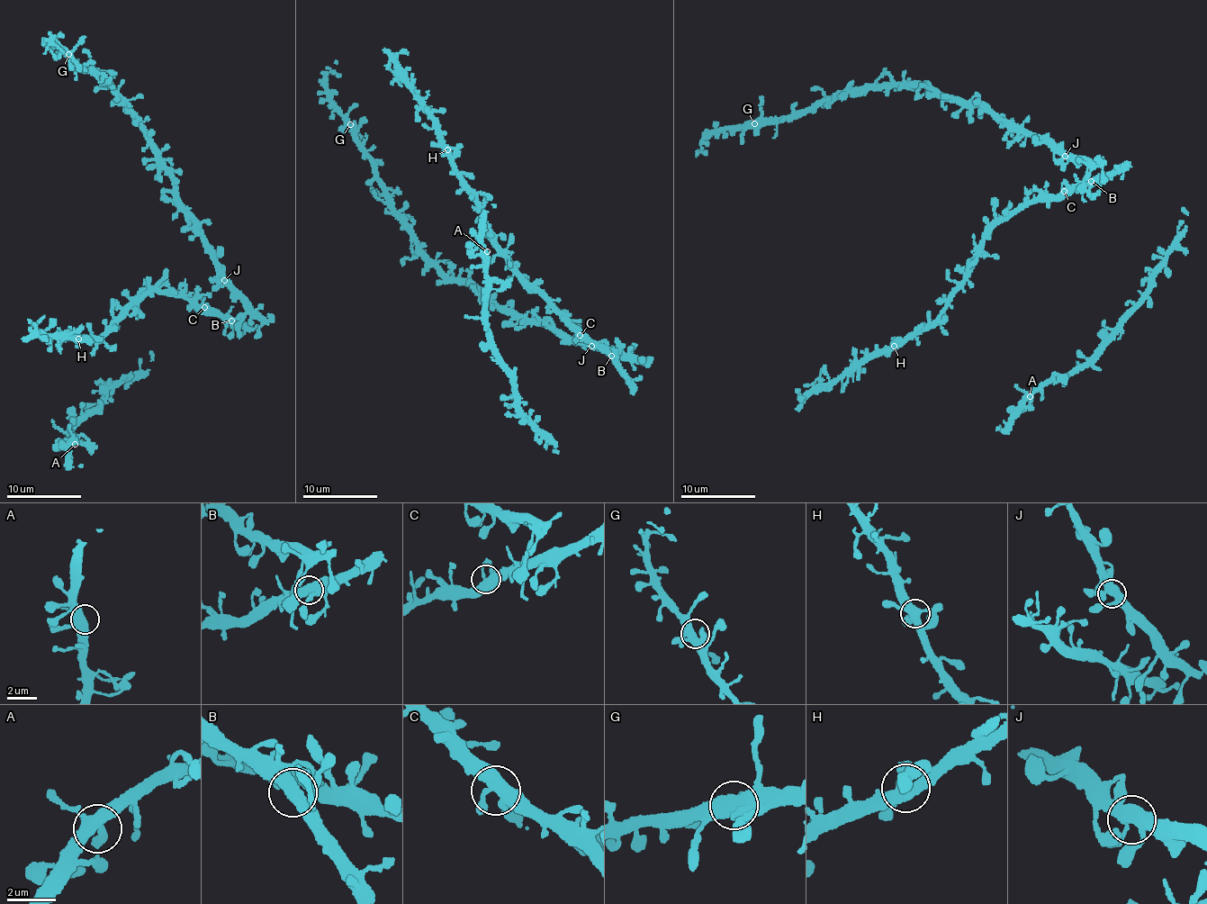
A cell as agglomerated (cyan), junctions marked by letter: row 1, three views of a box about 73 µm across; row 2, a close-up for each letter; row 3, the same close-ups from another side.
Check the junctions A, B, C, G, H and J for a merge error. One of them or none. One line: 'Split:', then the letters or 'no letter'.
Split: no letter

